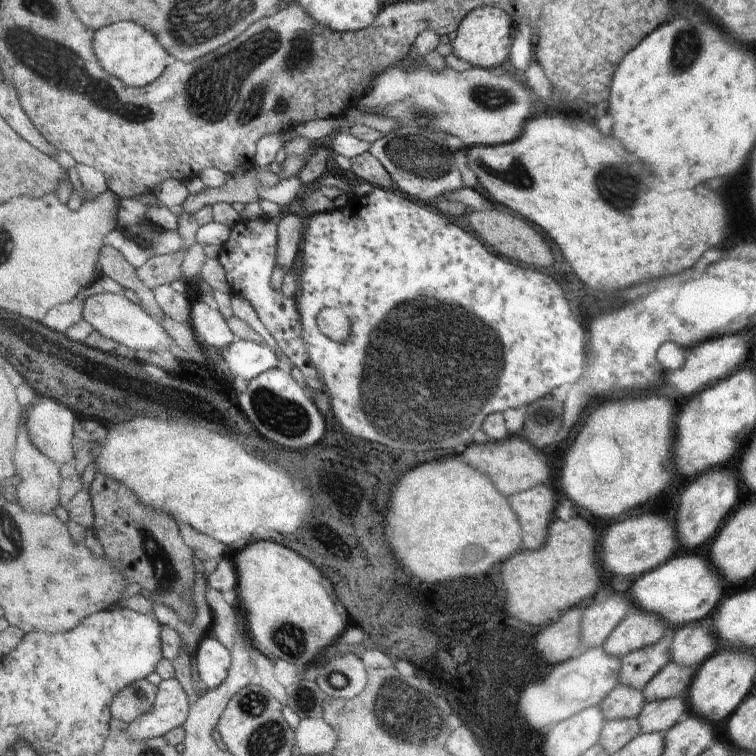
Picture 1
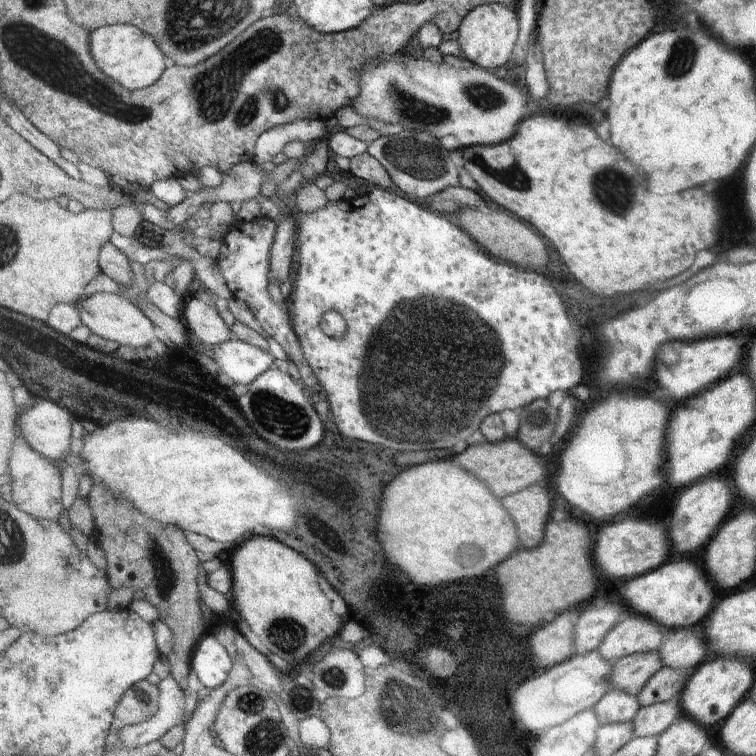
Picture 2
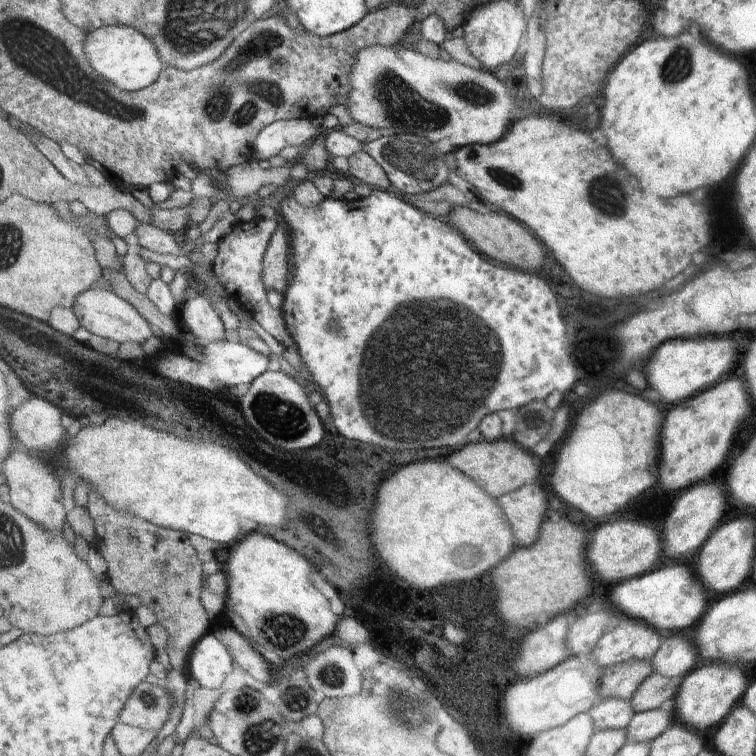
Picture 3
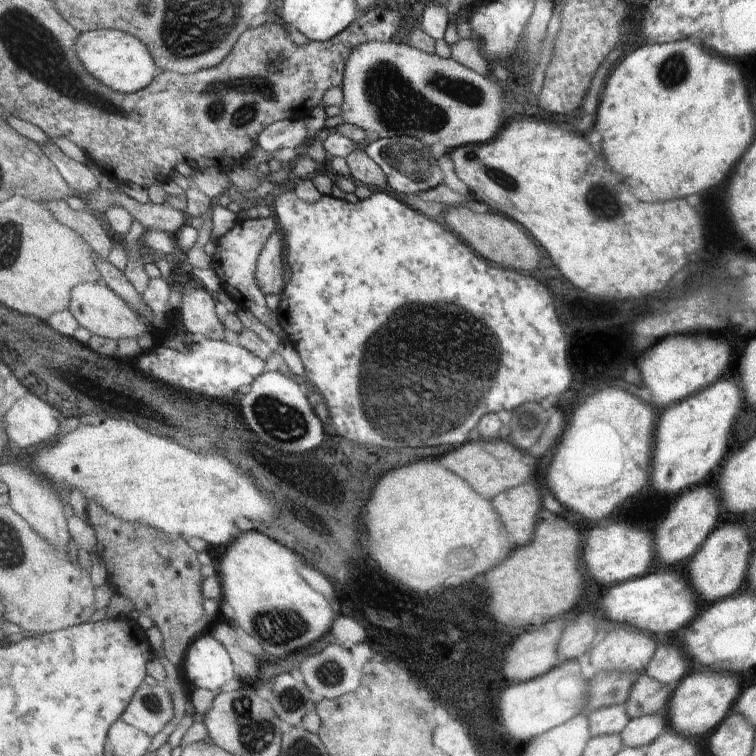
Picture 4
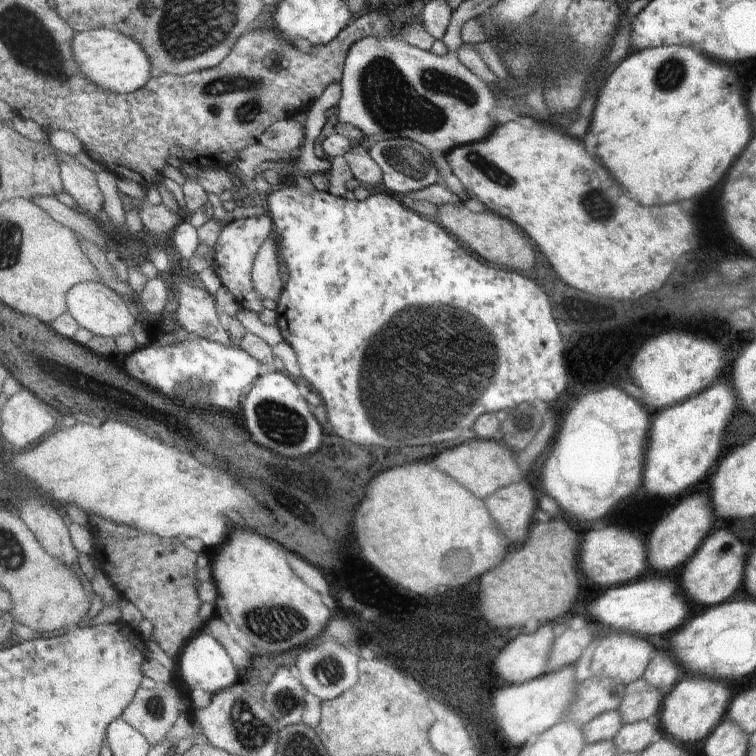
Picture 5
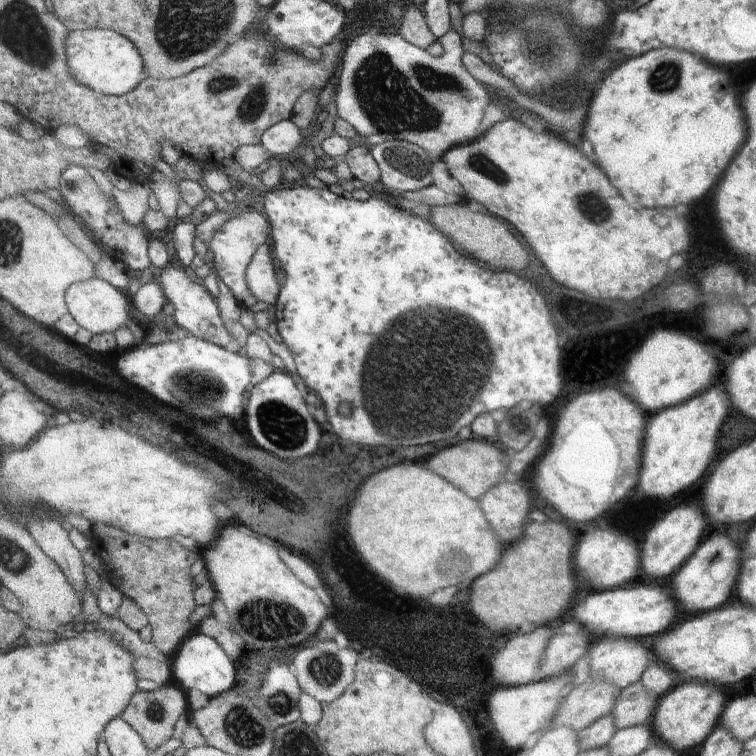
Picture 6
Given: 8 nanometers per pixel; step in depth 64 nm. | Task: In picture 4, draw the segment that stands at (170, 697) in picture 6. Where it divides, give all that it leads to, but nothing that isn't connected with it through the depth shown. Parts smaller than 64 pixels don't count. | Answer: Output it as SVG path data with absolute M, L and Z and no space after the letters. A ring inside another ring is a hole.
M143 683L142 686L138 688L134 699L131 700L130 706L127 707L121 719L127 722L127 724L145 732L149 738L153 738L156 734L159 734L171 720L174 720L174 718L176 717L173 715L171 694L169 694L169 690L164 687L164 684L150 686L149 684Z

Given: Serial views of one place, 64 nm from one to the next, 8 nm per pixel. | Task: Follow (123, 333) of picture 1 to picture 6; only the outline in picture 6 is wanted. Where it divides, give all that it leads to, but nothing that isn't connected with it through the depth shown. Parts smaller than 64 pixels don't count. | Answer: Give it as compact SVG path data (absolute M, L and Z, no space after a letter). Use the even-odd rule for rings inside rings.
M98 277L73 284L67 290L66 302L73 319L93 335L114 333L119 328L126 328L127 324L129 324L131 298L126 291L113 288L111 284L107 284L107 282Z

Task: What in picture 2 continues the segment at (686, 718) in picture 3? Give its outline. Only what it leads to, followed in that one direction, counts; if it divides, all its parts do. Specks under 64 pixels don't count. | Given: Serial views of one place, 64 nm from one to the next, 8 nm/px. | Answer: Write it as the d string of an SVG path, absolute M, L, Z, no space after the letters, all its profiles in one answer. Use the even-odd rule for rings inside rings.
M718 656L703 660L696 666L695 674L689 678L684 692L679 697L683 712L699 726L713 726L719 720L727 718L738 706L743 696L747 694L751 682L753 682L753 672L749 670L747 662L739 658Z

